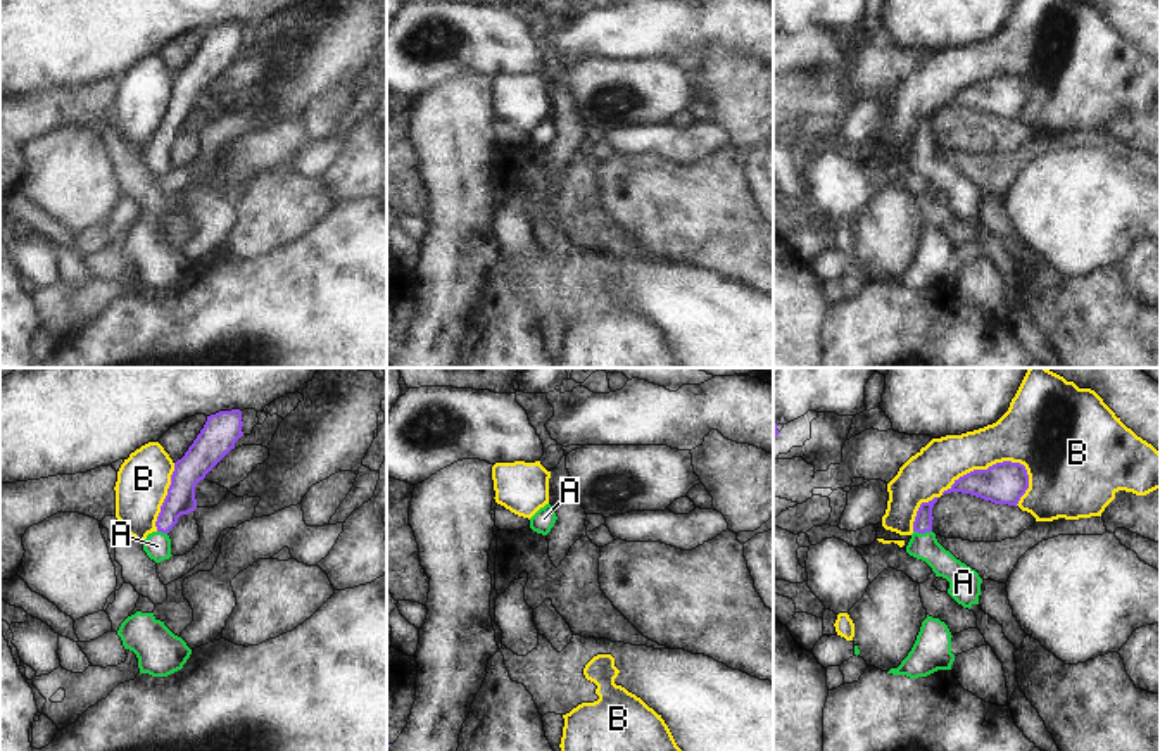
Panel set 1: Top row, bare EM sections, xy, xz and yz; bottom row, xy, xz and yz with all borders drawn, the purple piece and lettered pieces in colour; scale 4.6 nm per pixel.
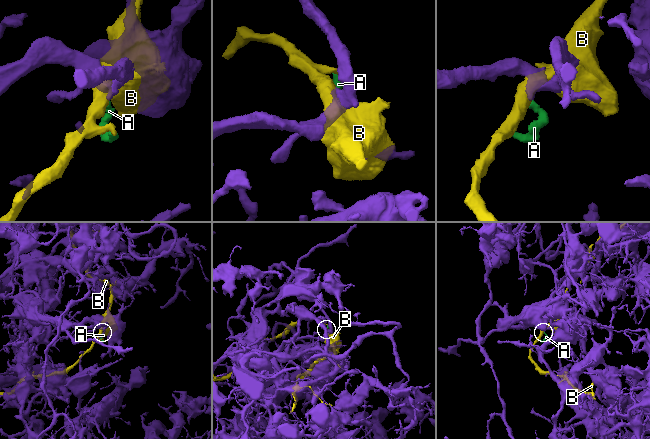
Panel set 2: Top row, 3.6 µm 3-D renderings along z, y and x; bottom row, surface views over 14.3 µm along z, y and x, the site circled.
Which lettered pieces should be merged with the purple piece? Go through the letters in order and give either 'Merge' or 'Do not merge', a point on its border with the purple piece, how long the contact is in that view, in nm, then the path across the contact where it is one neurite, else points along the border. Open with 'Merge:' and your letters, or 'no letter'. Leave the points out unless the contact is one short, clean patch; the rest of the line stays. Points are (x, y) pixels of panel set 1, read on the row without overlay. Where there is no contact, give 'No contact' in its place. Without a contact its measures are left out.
Merge: A
A: Merge. Touches purple at yz (922, 145). Shared border 90 nm. Path across: yz (922, 137), (922, 145), (922, 159)
B: Do not merge. Touches purple at yz (988, 82). Shared border 420 nm

